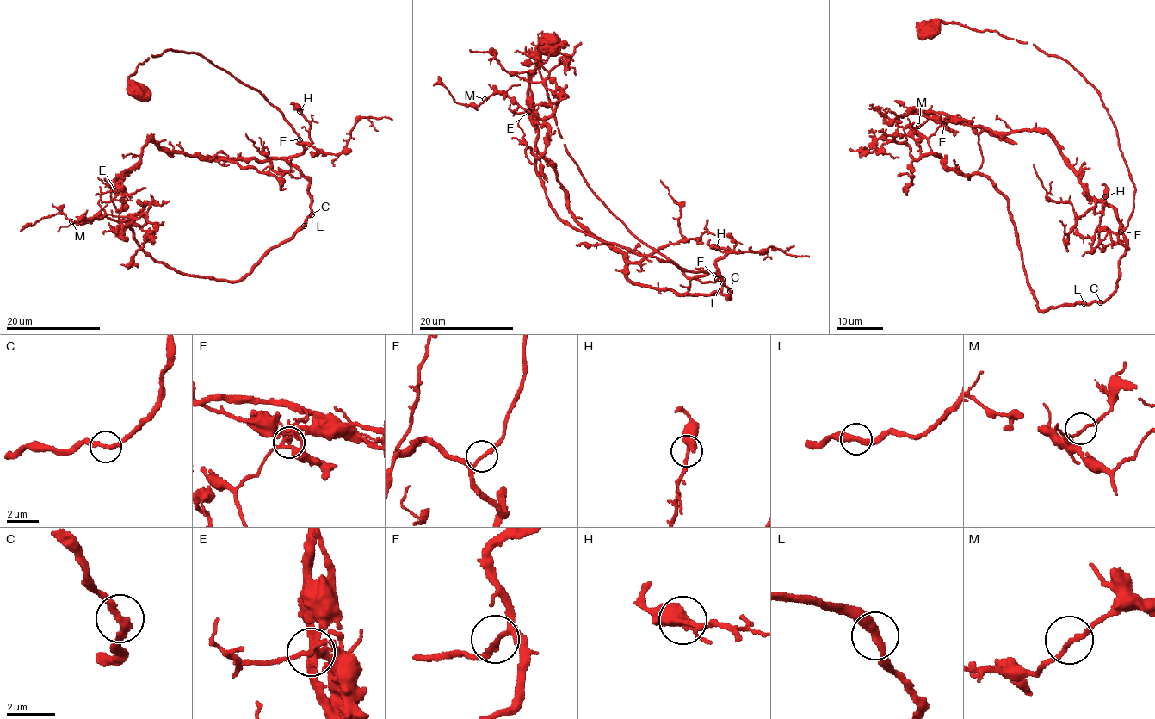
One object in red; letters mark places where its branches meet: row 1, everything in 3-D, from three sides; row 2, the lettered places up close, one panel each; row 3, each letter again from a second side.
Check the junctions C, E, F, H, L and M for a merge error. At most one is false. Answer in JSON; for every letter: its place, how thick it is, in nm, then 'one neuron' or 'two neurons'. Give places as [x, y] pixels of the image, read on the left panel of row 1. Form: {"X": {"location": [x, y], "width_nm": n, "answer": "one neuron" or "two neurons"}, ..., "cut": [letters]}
{"C": {"location": [311, 214], "width_nm": 280, "answer": "one neuron"}, "E": {"location": [114, 190], "width_nm": 170, "answer": "two neurons"}, "F": {"location": [299, 139], "width_nm": 200, "answer": "one neuron"}, "H": {"location": [299, 111], "width_nm": 420, "answer": "one neuron"}, "L": {"location": [304, 226], "width_nm": 360, "answer": "one neuron"}, "M": {"location": [71, 221], "width_nm": 180, "answer": "one neuron"}, "cut": ["E"]}

